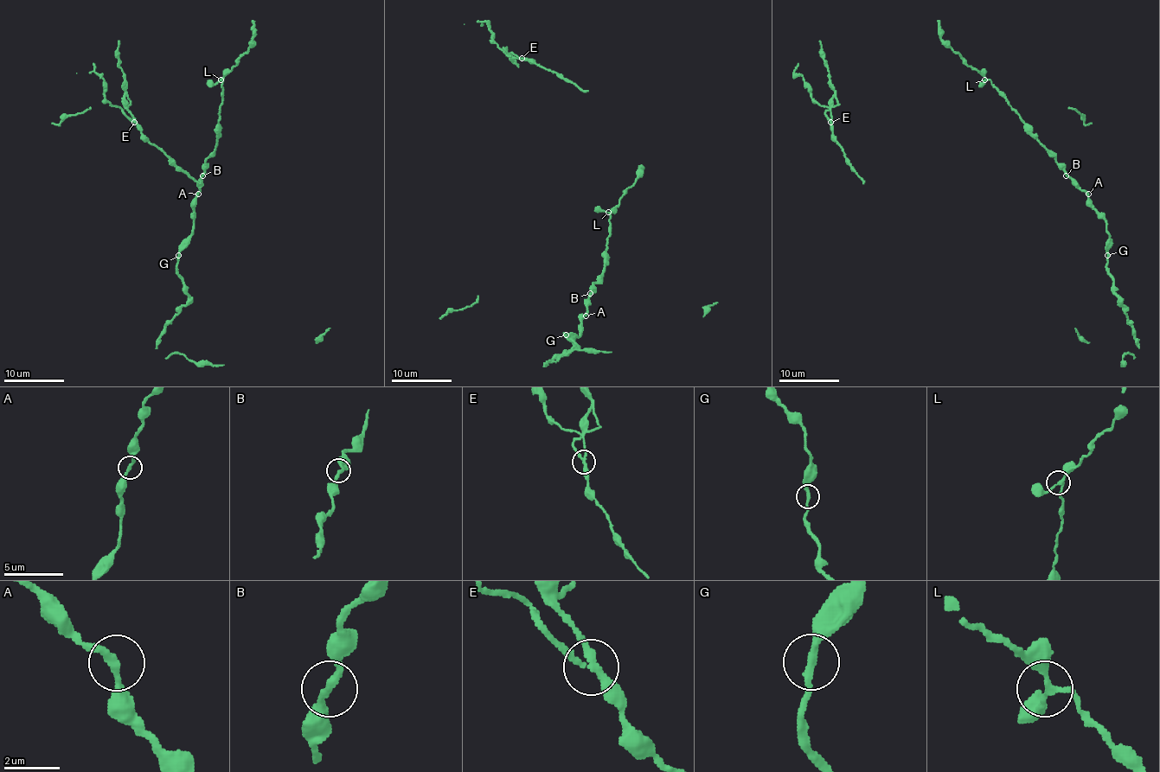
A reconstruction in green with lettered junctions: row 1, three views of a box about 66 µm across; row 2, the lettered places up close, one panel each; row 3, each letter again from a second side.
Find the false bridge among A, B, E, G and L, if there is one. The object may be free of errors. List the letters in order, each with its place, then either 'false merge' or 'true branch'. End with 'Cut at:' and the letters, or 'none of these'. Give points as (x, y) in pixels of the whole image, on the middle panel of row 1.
A: (586, 315) | true branch
B: (590, 293) | true branch
E: (522, 58) | false merge
G: (566, 334) | true branch
L: (608, 212) | true branch
Cut at: E

